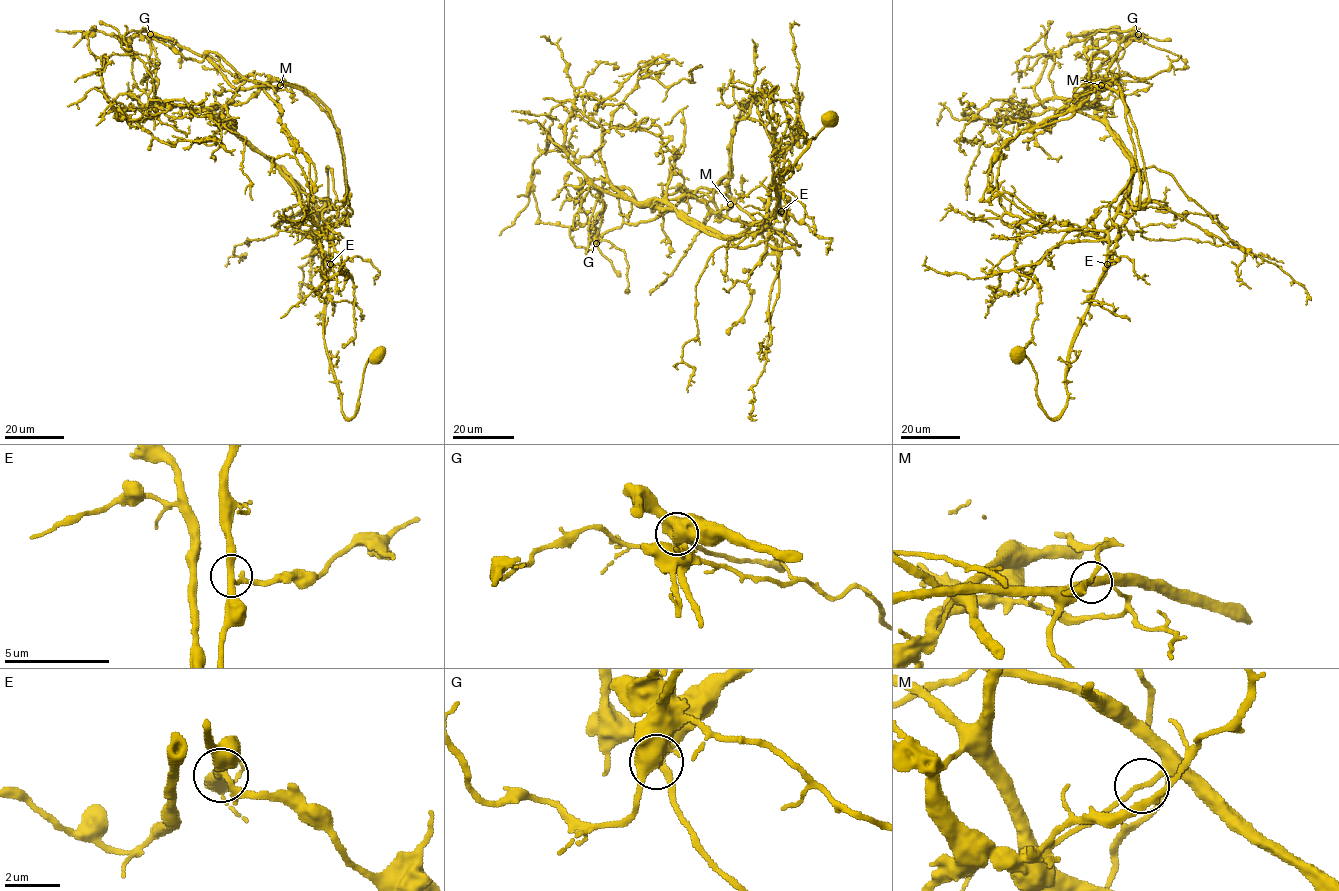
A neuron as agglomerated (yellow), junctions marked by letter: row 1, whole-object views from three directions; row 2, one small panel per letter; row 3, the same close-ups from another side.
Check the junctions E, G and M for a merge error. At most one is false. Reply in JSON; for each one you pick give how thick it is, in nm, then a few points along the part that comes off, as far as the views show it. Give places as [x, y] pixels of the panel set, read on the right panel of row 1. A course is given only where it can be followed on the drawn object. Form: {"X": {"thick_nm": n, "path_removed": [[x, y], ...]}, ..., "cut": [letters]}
{"M": {"thick_nm": 160, "path_removed": [[1101, 85], [1092, 104], [1129, 159], [1131, 179], [1070, 349], [1067, 407], [1052, 420], [1038, 403]]}, "cut": ["M"]}

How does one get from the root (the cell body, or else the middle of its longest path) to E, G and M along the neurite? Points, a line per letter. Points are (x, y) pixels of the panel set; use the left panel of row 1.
E: (380, 355), (367, 362), (357, 412), (347, 418), (324, 339), (330, 264)
G: (380, 355), (347, 418), (325, 345), (319, 228), (287, 178), (225, 121), (150, 102), (150, 34)
M: (380, 355), (347, 418), (325, 345), (312, 218), (345, 202), (341, 147), (330, 116), (281, 85)

